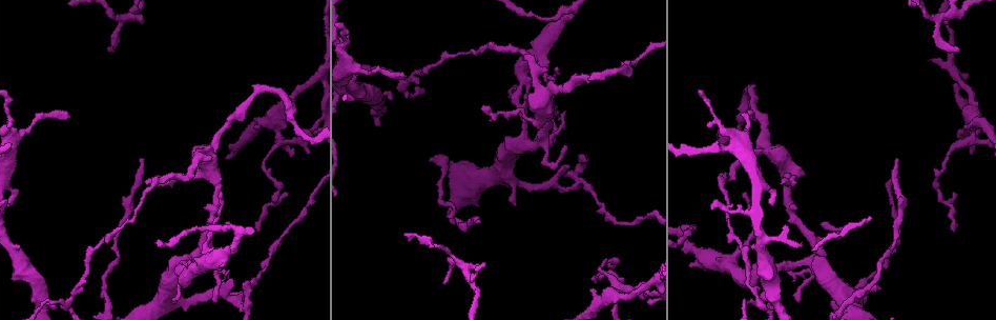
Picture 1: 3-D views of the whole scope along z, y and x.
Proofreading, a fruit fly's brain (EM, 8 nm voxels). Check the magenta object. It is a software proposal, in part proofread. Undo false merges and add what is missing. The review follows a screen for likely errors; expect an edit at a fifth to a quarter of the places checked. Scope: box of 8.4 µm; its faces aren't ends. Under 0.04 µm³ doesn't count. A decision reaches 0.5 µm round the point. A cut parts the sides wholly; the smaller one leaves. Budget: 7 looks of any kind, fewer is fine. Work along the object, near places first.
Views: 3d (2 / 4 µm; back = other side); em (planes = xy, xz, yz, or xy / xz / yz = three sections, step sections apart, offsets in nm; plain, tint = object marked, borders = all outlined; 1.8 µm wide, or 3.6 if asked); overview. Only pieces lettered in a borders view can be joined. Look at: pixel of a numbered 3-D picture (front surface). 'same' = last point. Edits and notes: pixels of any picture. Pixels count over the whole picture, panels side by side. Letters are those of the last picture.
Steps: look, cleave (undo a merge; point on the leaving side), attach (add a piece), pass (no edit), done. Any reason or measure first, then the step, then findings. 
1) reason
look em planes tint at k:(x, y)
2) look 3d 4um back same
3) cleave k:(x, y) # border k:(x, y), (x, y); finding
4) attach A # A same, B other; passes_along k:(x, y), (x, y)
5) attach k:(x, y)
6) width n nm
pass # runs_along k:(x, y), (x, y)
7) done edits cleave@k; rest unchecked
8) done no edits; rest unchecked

narrows sharply
look 3d 4um at 1:(298, 129)

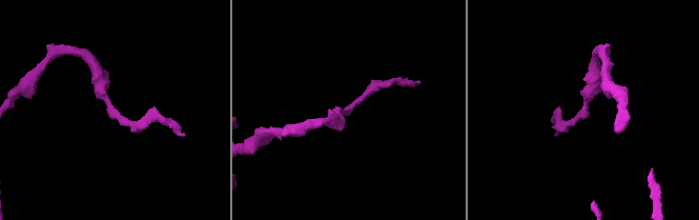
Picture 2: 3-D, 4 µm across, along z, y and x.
arm_widths 180, 190 nm; now the EM
look em planes borders at 2:(344, 109)

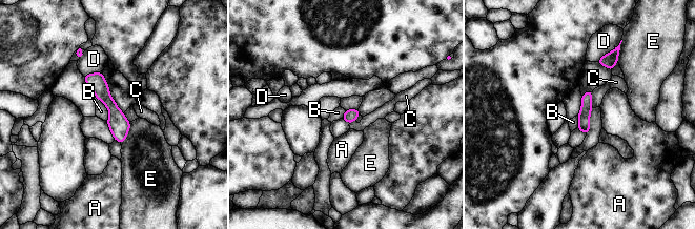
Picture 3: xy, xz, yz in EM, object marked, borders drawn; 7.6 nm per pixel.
pass # A other, B other, C other, D other, E other; runs_along 3:(86, 78), (113, 107), (121, 139); continuous, no second neuron

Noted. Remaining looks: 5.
narrows sharply
look em xy step 8 borders at 1:(441, 202)

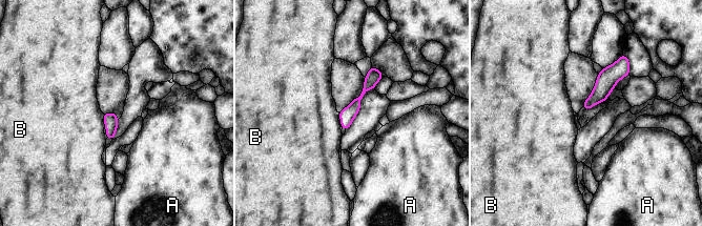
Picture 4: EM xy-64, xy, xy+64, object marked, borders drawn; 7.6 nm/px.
width 110 nm
pass # A other, B other; border 4:(102, 114), (103, 118); one neuron here

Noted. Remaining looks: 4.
abrupt turn
look em planes borders at 1:(405, 83)

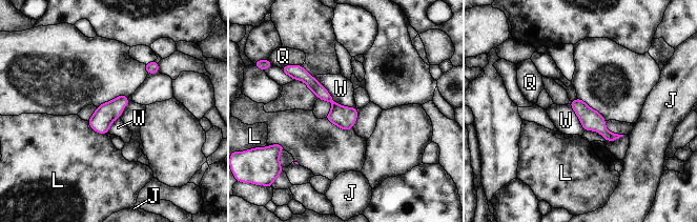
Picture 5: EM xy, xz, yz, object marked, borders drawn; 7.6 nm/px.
width 160 nm
pass # J other, L other, Q other, W other; runs_along 5:(298, 73), (326, 96), (350, 124); all the same neuron

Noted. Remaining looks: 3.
done no edits; rest unchecked

